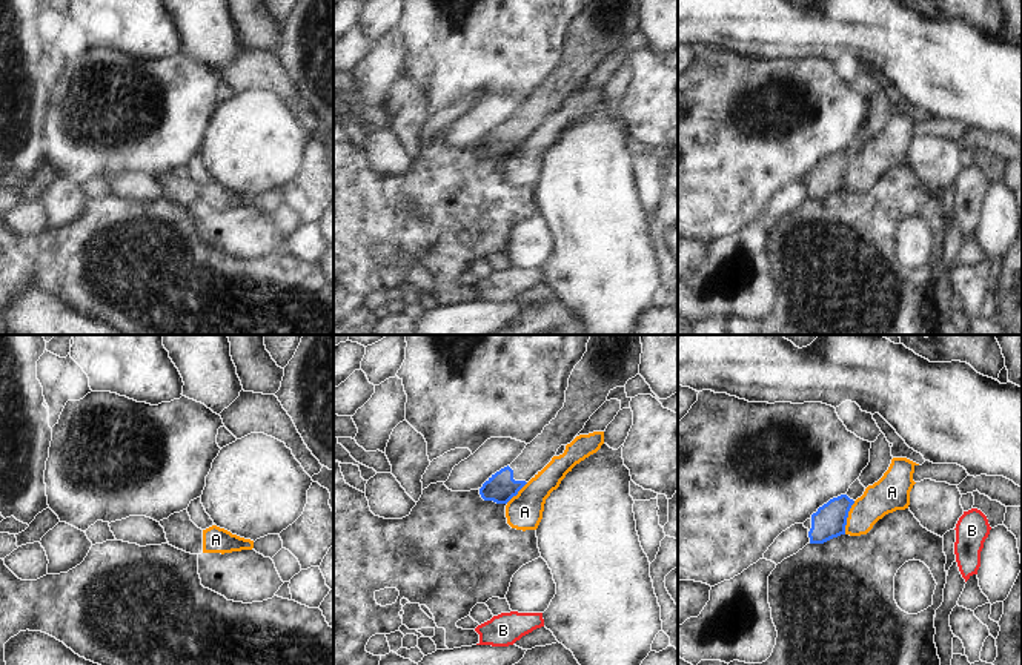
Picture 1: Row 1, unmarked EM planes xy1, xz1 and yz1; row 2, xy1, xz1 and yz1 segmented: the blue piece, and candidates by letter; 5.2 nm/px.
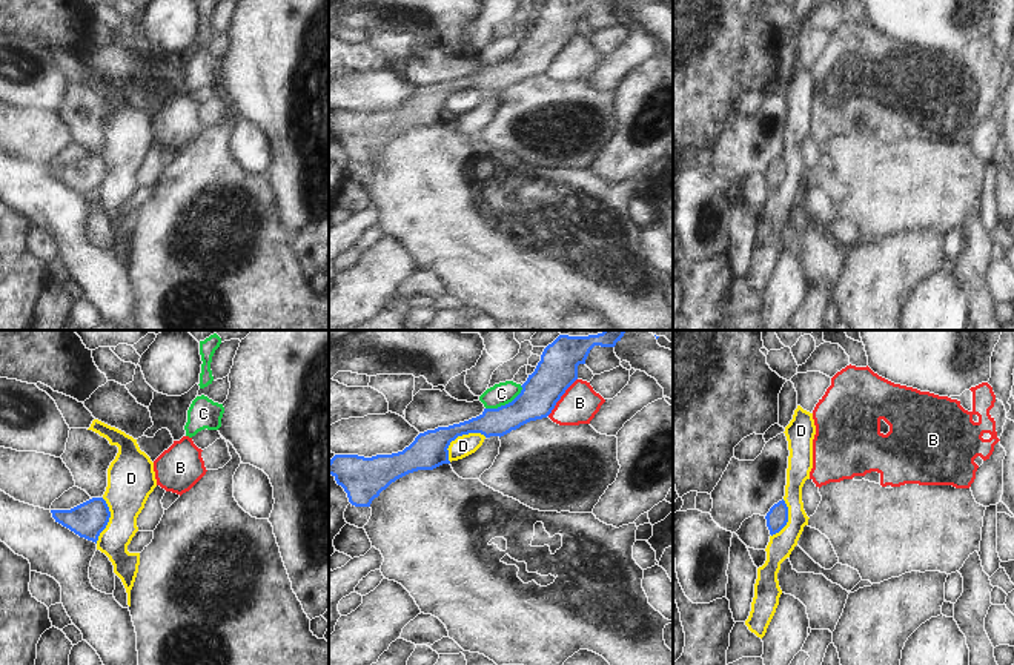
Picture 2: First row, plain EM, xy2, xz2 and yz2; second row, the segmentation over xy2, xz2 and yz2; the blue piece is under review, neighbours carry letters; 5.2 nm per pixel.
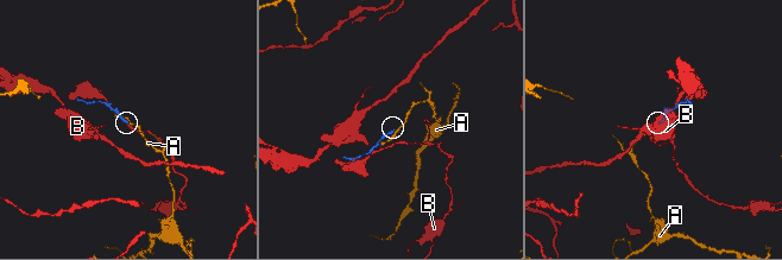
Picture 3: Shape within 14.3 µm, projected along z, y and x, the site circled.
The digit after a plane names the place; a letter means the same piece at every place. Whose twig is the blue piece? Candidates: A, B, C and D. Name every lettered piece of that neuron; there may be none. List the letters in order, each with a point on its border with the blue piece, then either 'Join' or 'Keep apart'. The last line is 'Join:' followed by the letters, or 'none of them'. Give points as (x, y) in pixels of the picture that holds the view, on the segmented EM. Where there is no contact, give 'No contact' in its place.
A: Touches blue at yz1 (847, 516). Keep apart
B: Touches blue at xz2 (561, 395). Keep apart
C: Touches blue at xz2 (506, 404). Keep apart
D: Touches blue at xz2 (460, 435). Keep apart
Join: none of them.

